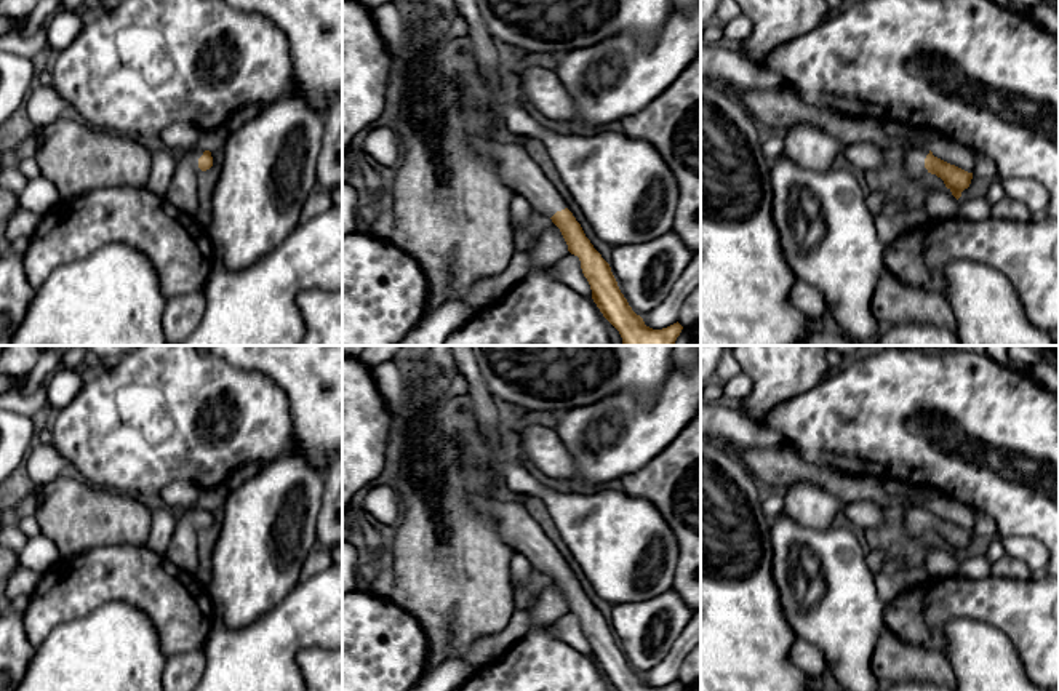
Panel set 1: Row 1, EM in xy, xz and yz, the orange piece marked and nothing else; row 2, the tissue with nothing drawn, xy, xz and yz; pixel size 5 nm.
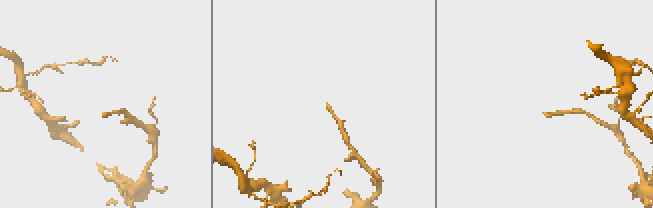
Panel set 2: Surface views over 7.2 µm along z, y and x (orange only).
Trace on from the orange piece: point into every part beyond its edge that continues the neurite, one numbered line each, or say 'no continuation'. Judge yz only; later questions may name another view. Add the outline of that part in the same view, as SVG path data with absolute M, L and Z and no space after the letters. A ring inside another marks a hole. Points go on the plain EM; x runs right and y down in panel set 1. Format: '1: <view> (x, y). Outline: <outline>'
1: yz (914, 517). Outline: M909 504L905 505L904 512L904 526L910 537L921 537L928 533L928 528L925 526L925 517L929 512L929 507L926 505L915 505Z

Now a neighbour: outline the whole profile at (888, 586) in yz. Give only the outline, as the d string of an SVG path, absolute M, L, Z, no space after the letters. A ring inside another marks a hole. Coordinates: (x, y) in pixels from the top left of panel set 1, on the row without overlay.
M912 568L899 574L888 574L881 571L877 574L877 592L886 605L929 582L931 577L925 568Z

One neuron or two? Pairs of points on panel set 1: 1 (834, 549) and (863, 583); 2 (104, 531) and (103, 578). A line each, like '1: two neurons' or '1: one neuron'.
1: one neuron
2: two neurons

